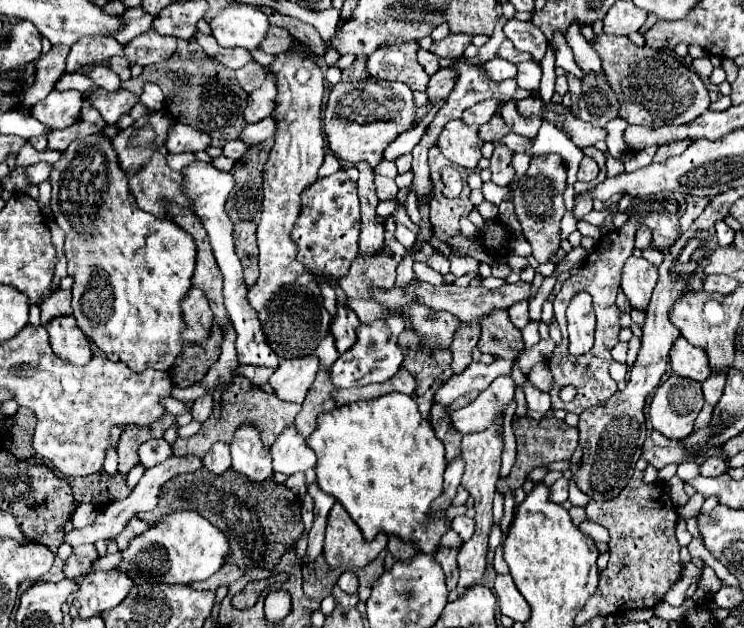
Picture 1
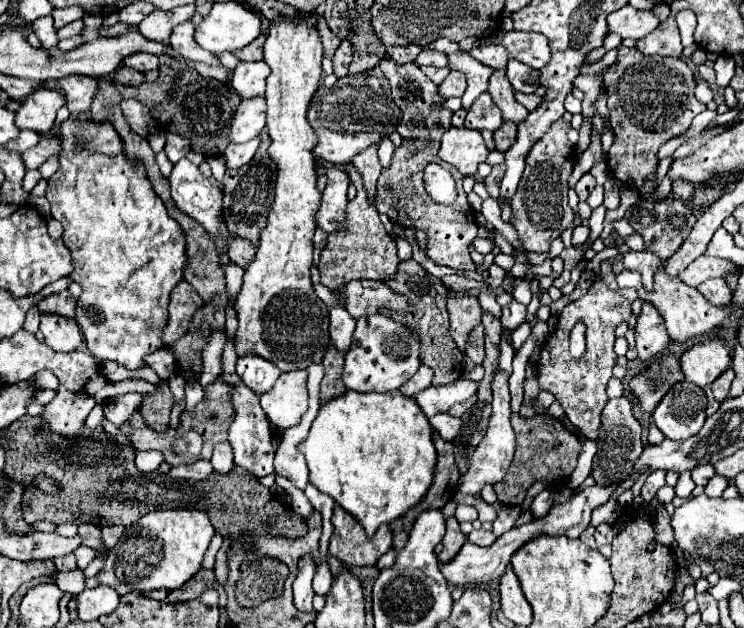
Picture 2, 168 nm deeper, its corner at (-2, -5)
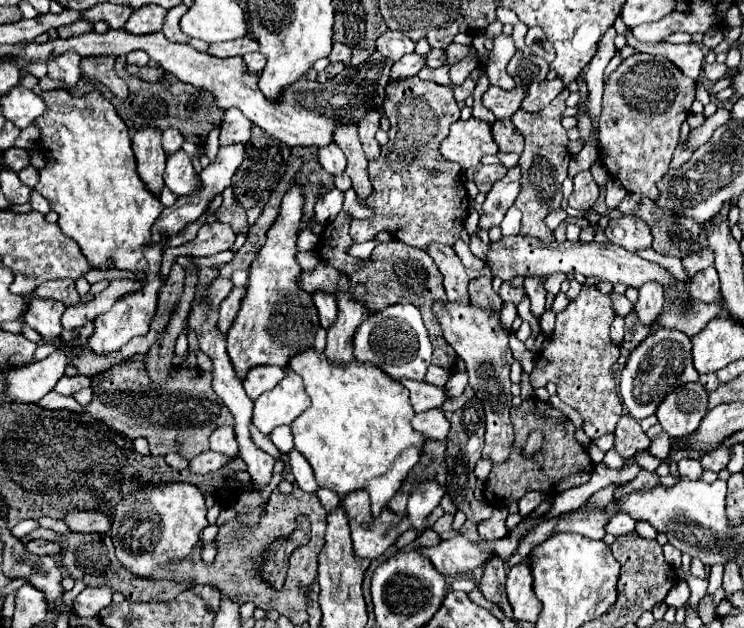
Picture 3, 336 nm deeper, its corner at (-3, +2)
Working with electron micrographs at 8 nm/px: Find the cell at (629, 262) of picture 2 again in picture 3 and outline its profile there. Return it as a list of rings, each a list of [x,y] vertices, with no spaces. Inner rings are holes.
[[[621,216],[621,218],[611,218],[605,234],[609,242],[623,246],[625,250],[643,250],[651,248],[651,228],[639,220],[639,216]]]

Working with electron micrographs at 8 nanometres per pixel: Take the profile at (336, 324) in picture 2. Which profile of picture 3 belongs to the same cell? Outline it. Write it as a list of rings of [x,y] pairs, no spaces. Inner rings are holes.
[[[313,292],[313,300],[315,300],[317,312],[319,312],[319,322],[327,330],[335,322],[337,300],[333,294],[327,294],[327,292]]]

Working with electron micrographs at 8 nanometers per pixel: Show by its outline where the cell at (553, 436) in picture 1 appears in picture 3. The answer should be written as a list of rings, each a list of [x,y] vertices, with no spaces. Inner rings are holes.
[[[533,396],[533,398],[525,400],[521,406],[511,408],[511,424],[513,424],[513,430],[515,430],[511,456],[503,464],[493,464],[493,468],[487,476],[485,488],[483,488],[483,496],[485,496],[487,504],[491,504],[493,508],[507,508],[513,502],[517,502],[529,490],[543,492],[545,496],[557,496],[557,494],[561,494],[569,488],[585,484],[595,470],[589,454],[575,440],[573,422],[565,414],[561,414],[553,406],[549,406],[547,402],[539,402],[541,410],[535,412],[535,402],[533,400],[539,400],[539,398]],[[535,428],[543,430],[545,442],[543,442],[543,448],[537,456],[525,458],[521,450],[523,450],[523,444],[525,444],[529,432],[533,432]]]

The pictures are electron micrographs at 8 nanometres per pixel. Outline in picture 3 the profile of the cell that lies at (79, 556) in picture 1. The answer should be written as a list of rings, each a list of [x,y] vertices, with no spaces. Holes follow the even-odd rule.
[[[33,540],[33,542],[29,542],[27,546],[27,552],[31,552],[31,554],[41,554],[41,556],[55,556],[55,554],[59,554],[59,546],[55,544],[55,542],[49,542],[49,540]]]

